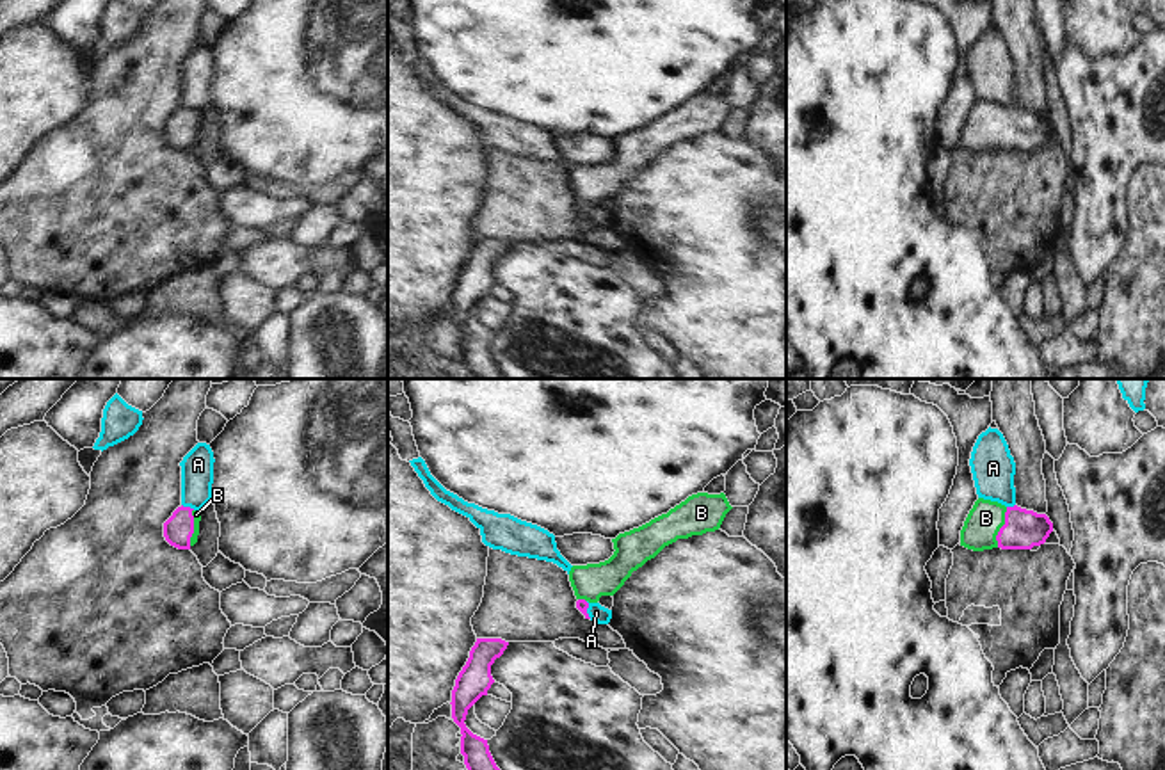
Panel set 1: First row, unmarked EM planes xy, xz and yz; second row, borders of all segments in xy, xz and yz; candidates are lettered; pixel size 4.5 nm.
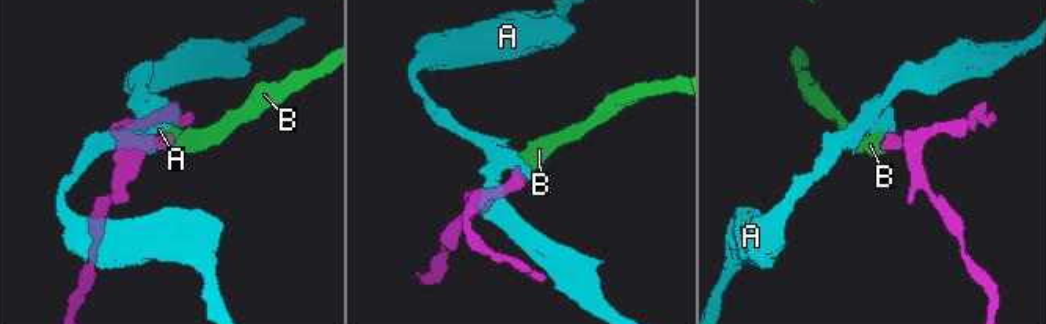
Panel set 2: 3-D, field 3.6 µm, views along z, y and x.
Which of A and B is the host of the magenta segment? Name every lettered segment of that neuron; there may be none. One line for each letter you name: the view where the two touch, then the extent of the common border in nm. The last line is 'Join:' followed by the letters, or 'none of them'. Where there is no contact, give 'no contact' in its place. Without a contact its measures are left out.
B: yz | 190 nm
Join: B

